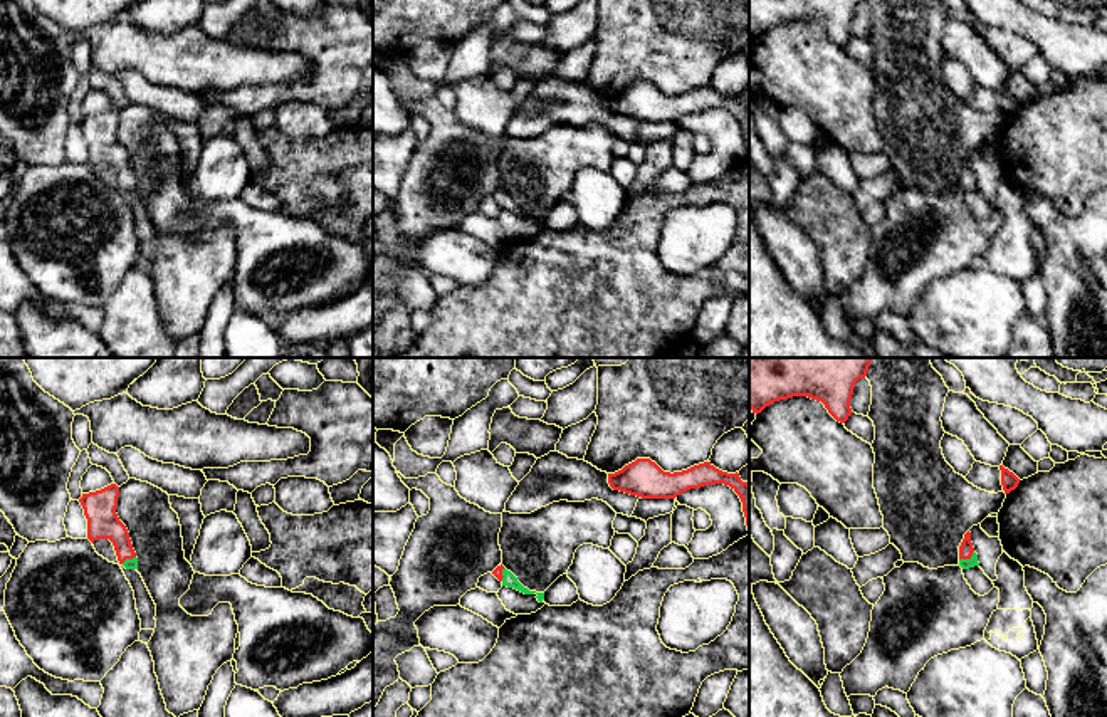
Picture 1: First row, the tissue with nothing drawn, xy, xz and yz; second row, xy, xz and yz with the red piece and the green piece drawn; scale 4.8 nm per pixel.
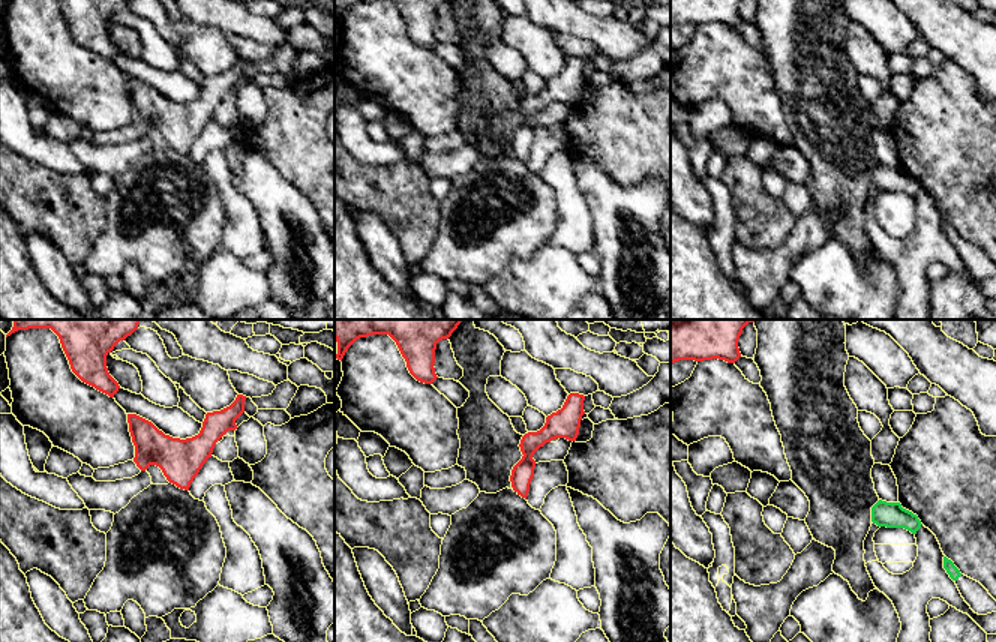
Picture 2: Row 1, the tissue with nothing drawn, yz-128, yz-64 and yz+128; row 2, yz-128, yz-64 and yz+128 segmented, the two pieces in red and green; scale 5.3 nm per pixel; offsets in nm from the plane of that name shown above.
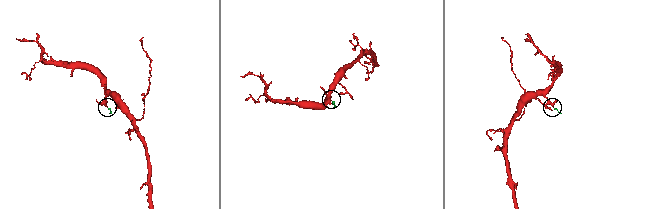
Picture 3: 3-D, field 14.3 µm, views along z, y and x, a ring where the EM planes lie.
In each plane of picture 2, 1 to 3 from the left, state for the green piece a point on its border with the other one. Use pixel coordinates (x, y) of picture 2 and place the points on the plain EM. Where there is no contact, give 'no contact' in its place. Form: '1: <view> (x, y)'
1: no contact
2: no contact
3: no contact

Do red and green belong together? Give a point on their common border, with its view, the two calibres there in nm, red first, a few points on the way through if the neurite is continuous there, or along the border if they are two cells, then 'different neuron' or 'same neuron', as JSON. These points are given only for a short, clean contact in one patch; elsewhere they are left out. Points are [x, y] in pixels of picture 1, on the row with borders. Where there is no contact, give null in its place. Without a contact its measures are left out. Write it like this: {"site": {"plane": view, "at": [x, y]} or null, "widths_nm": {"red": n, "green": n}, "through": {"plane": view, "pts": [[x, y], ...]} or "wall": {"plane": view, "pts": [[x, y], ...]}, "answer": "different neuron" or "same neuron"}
{"site": {"plane": "yz", "at": [966, 558]}, "widths_nm": {"red": 70, "green": 50}, "through": {"plane": "yz", "pts": [[966, 549], [966, 558], [965, 563]]}, "answer": "same neuron"}

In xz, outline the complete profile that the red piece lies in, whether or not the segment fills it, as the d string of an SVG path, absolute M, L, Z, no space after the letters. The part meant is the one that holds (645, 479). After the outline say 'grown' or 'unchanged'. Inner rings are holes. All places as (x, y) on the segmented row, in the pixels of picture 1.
M637 458L615 474L608 474L608 484L642 499L675 499L690 489L704 485L729 485L742 502L742 512L749 531L749 484L742 482L739 474L727 474L716 468L711 462L694 465L682 472L664 472L650 458Z; unchanged

